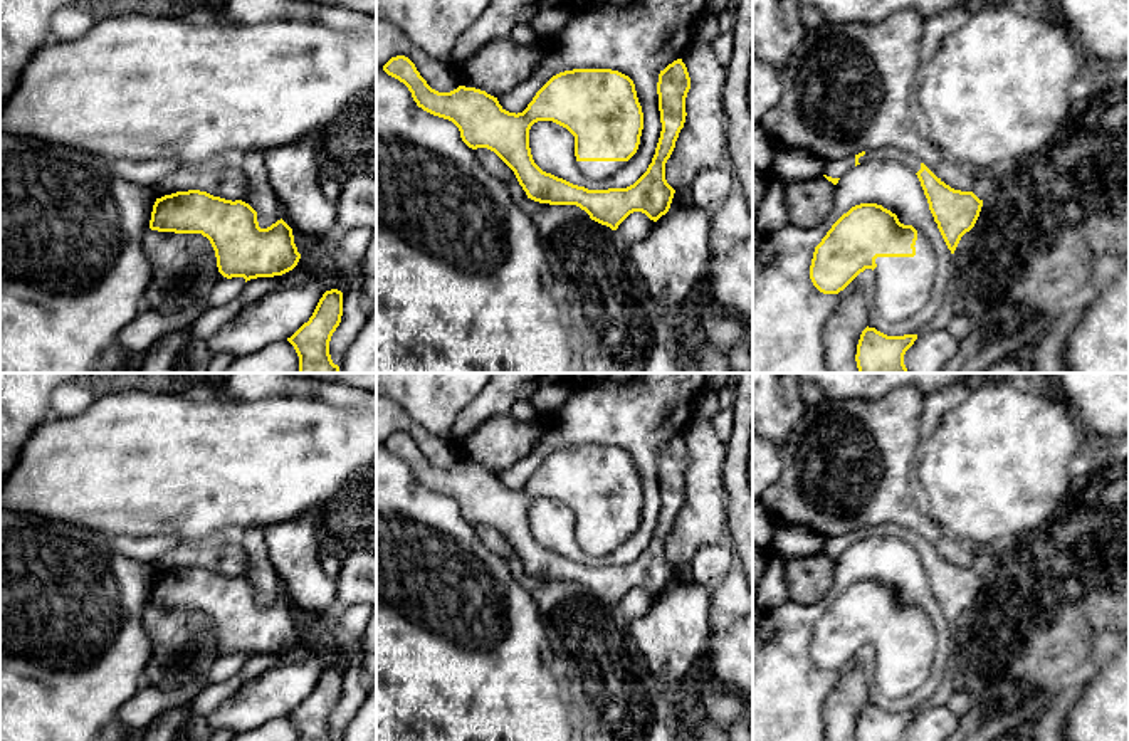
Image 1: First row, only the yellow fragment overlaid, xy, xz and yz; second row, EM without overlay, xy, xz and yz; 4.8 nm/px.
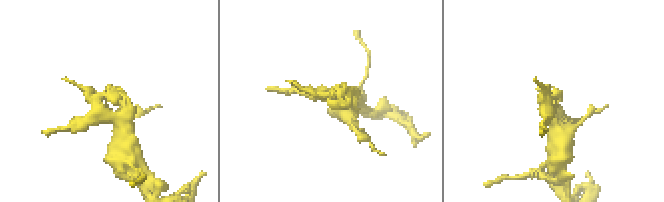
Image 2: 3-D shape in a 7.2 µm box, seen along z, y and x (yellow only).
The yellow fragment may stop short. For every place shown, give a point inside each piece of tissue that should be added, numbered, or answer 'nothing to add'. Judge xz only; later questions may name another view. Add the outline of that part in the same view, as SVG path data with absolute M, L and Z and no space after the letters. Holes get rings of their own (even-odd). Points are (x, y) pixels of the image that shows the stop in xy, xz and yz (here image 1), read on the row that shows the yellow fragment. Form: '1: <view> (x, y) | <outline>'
1: xz (595, 170) | M576 161L580 171L591 178L601 180L617 173L627 161Z

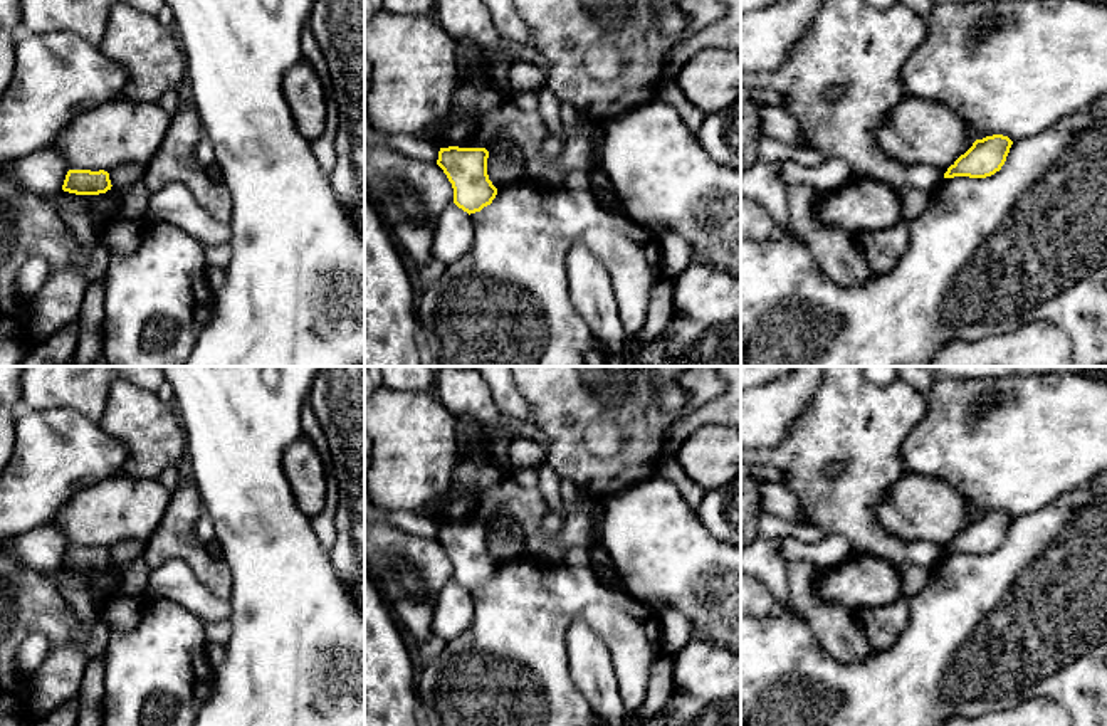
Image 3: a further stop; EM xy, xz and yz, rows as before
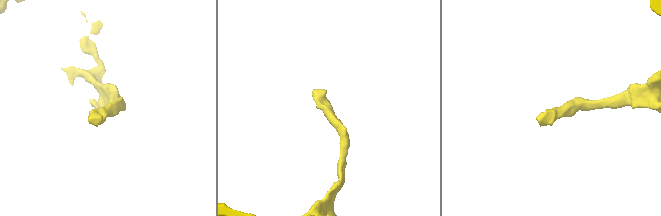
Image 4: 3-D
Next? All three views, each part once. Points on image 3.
nothing to add

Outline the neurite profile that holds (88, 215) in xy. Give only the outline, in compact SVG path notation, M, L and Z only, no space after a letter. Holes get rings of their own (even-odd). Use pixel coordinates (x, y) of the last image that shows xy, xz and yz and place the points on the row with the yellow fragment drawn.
M60 190L52 195L66 225L81 244L94 244L113 222L118 222L118 203L109 190L99 195Z

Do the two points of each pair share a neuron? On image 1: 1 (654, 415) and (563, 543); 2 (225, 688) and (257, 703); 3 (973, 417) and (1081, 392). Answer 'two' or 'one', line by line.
1: one
2: two
3: two

